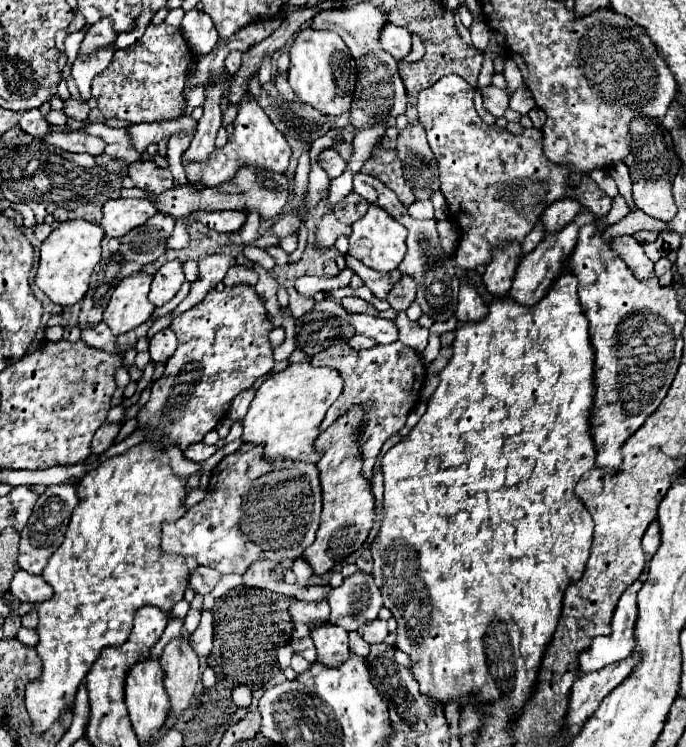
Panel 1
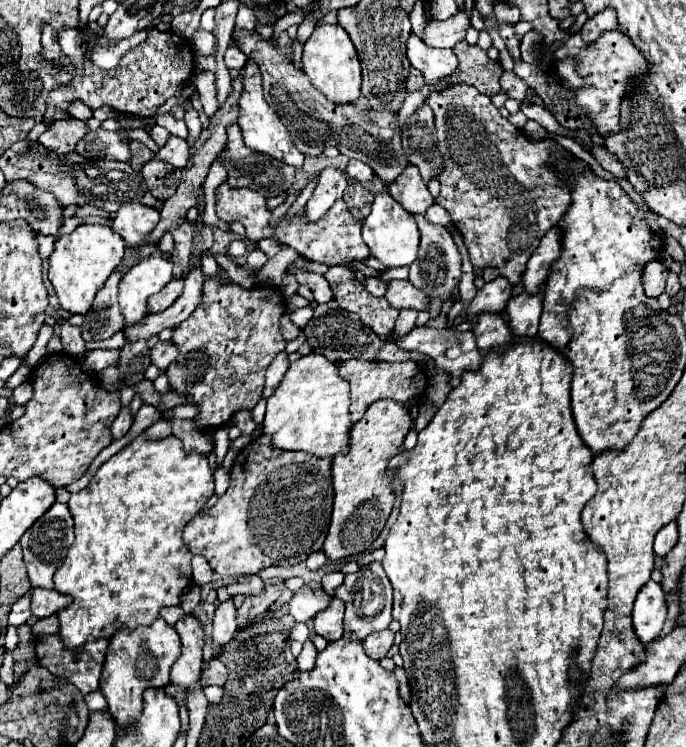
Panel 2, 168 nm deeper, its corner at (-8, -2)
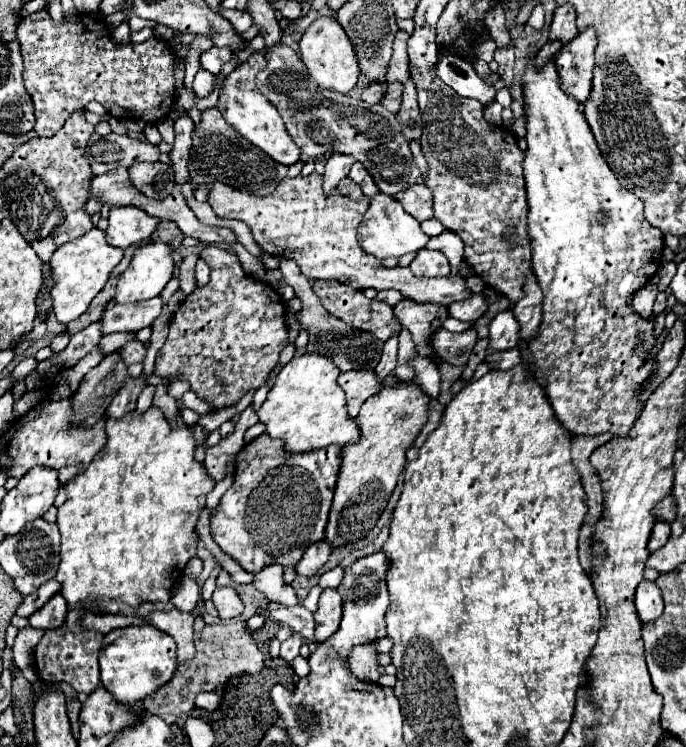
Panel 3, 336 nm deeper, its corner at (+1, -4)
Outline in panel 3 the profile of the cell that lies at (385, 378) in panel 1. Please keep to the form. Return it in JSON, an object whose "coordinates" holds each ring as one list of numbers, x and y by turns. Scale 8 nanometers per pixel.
{"coordinates":[[353,370,353,372,341,372,339,374,339,386,347,394,347,414,349,418,355,418,361,404,377,394,383,384,377,380,377,374,373,370]]}

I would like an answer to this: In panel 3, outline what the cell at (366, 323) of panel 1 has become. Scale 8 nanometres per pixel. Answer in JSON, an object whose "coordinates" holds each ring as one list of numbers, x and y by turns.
{"coordinates":[[441,328,441,330,433,332,433,336,429,338,429,346,433,348,435,356,441,362,465,368,471,352,473,352,475,340,477,340,477,336,475,336,473,328,467,332,461,332,461,334,455,334,455,332]]}

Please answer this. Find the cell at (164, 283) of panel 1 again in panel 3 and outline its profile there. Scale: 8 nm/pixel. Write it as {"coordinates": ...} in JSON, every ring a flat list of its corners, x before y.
{"coordinates":[[155,296,153,300,143,300,141,304,117,304,111,310,103,312,103,334,111,332,139,332,145,326,151,326,153,320,163,310,163,298]]}

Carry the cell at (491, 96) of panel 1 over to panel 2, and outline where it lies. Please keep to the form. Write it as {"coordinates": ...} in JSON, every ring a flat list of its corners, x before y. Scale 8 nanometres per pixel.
{"coordinates":[[504,72,500,82,502,82,502,92,506,92,510,98,516,98,520,102,526,98,528,84,522,78,518,78,514,72]]}

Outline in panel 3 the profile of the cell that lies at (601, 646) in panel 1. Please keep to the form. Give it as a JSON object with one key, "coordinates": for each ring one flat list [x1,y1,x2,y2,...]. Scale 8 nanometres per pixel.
{"coordinates":[[643,580,635,592,635,608,641,624,649,624,657,620,663,612,663,598,661,590,651,580]]}

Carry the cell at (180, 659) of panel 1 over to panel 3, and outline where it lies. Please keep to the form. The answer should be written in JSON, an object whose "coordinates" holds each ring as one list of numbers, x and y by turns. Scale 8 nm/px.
{"coordinates":[[149,604,139,608,139,616,147,618,155,628,163,630,177,642,177,662,189,662,195,656,193,644,193,622,195,616,191,612,179,612,177,608,157,608,151,610]]}

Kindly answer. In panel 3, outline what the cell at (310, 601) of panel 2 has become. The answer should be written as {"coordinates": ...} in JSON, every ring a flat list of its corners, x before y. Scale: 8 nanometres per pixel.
{"coordinates":[[269,566,265,570,261,570,259,574,255,574,255,588,259,592,265,594,267,600,273,600,273,602,279,602,283,606,299,606,299,596,297,592,293,590,293,586,285,584,283,582,283,574,281,574,281,568,283,566]]}

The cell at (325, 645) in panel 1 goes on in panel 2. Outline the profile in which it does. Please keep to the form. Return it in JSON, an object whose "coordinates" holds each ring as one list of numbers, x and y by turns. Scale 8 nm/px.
{"coordinates":[[332,598,330,606,322,610,322,614,316,614,314,618,314,630,318,636,328,640,342,638,342,622,344,622,344,602,338,598]]}

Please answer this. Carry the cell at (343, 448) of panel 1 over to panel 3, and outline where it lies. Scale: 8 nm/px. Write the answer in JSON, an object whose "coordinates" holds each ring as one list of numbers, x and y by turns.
{"coordinates":[[401,382,395,388,385,386,381,392,365,400,355,418,361,438,359,442,341,448,341,468,325,528,325,542,329,542,329,546,339,548,357,542,377,524,379,508,381,512,385,510,399,474,405,470,405,450,427,422,427,402,429,396,423,394,417,384]]}

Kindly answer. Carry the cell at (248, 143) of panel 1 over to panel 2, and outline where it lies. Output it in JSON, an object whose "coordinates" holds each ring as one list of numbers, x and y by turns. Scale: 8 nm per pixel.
{"coordinates":[[246,64,242,70,242,94,238,100,238,126,242,130,244,142,248,148,258,150,262,154,270,154,272,158,278,158,294,168,300,168,304,164,304,154,294,146,288,128,282,124,282,120,278,118,278,114,268,106,268,102,262,96,262,76,256,64]]}

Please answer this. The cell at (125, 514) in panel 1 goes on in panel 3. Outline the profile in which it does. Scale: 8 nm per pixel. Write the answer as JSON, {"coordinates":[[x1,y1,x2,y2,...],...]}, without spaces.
{"coordinates":[[149,408,143,414,129,414,121,420,107,420,107,444,101,450,101,454,97,454,93,458,93,462,87,466,85,472,81,472,77,476,77,480,65,484,67,490,67,500,63,506,59,506,59,514,57,514,57,526,61,532,61,562,55,574,55,580,61,582,61,594,65,596,69,608,85,608,85,610,99,610,105,614,123,614,123,616,135,616,137,608,141,608,141,600,149,600,149,604,165,604,171,600,171,592,173,586,177,584,177,580,183,576,183,568,185,564,195,556,197,550,197,534,195,534,195,522,199,518,199,508,205,506,205,498,207,494,213,490,215,482,213,478,205,472,205,466,195,462,193,458,195,452,195,440,191,438,191,430,181,424,177,428,171,428,171,424,165,420,163,412,157,408]]}

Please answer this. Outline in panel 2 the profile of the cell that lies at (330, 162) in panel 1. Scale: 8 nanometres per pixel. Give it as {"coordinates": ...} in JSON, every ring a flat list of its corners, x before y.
{"coordinates":[[350,160,346,166,346,174,348,178,358,180,358,182,370,182,374,178,374,170,360,160]]}

